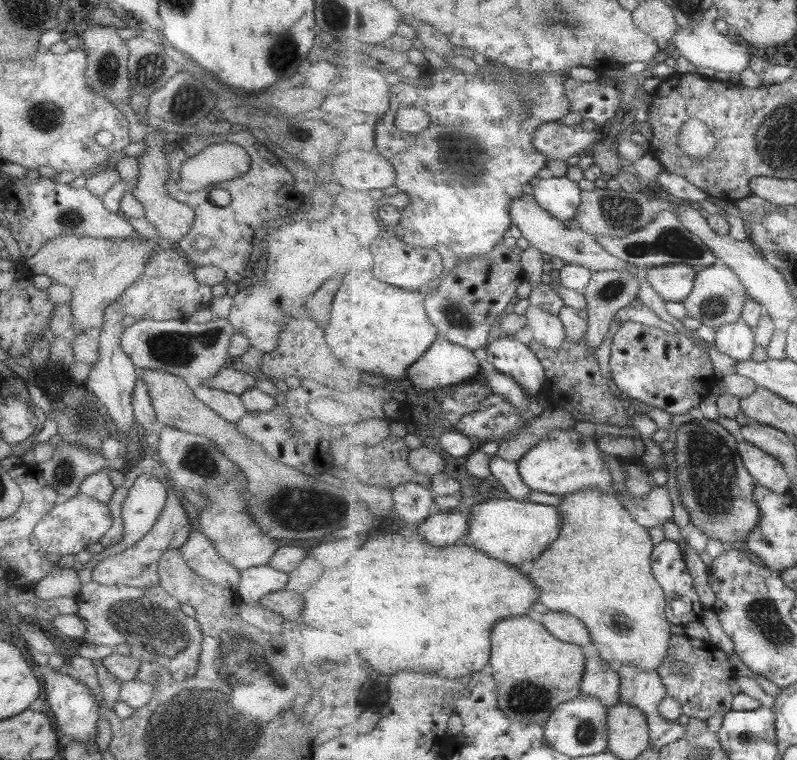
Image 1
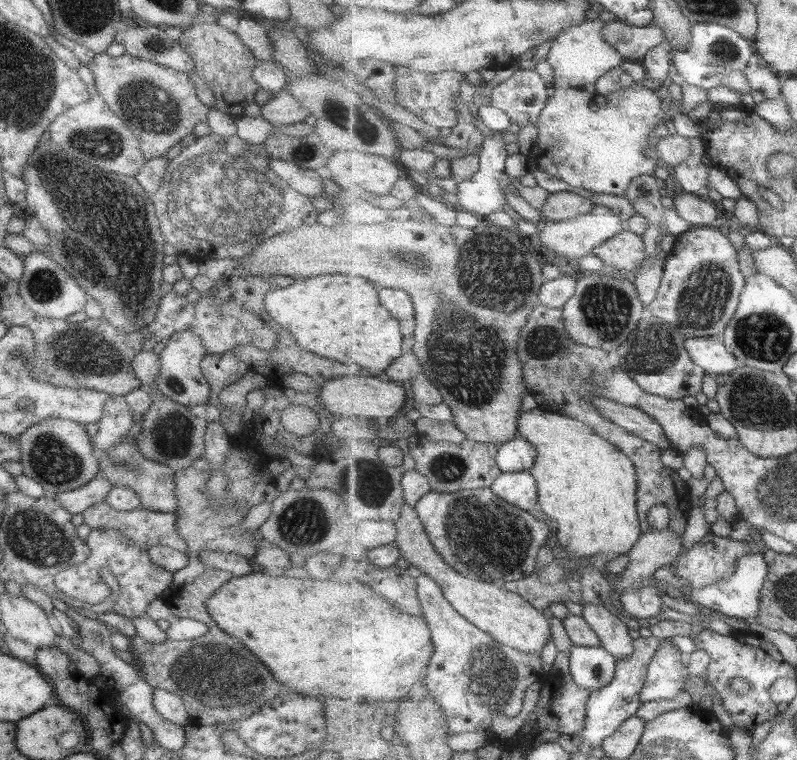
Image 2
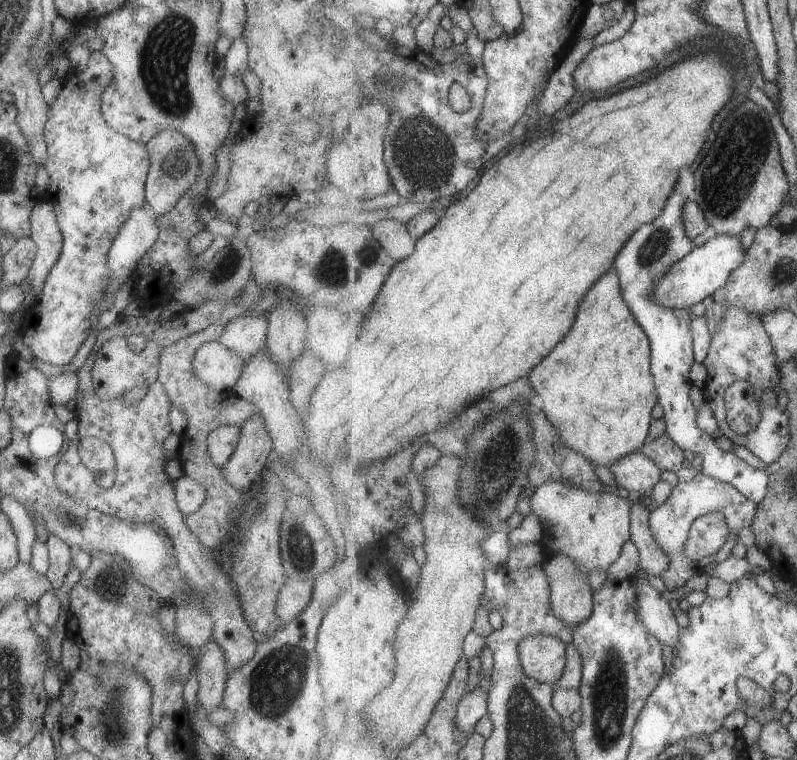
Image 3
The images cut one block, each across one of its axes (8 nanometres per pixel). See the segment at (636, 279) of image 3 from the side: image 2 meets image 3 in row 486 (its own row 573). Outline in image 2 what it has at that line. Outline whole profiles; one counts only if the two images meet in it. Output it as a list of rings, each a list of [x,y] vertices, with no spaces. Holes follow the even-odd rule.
[[[746,554],[738,562],[738,569],[729,581],[719,581],[719,583],[693,591],[690,601],[705,606],[707,609],[718,611],[723,615],[743,619],[746,622],[755,620],[755,617],[759,617],[759,609],[762,608],[759,597],[762,596],[761,592],[765,581],[767,581],[769,569],[763,554]]]

